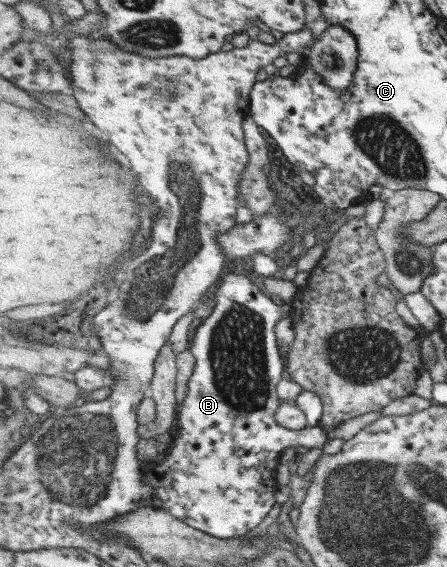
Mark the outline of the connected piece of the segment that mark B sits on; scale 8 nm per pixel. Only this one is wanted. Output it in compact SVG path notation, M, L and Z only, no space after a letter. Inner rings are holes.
M234 271L232 275L228 275L223 280L223 285L219 287L217 294L217 305L212 312L212 315L207 318L198 328L193 340L190 342L190 349L196 356L197 366L190 379L188 385L187 397L179 407L179 429L174 447L170 449L168 457L157 465L150 465L145 468L147 483L154 486L156 490L155 500L157 506L161 509L168 510L172 515L185 521L188 525L196 529L205 531L210 535L219 538L238 538L242 535L248 535L250 531L254 531L258 525L262 525L272 509L278 509L278 491L280 491L280 483L277 478L279 467L282 464L281 455L285 449L289 447L298 447L302 445L308 448L319 447L323 448L328 443L329 433L321 426L309 427L305 430L292 430L286 428L277 420L278 410L281 408L283 401L278 395L278 385L284 377L287 363L284 362L284 357L280 353L279 337L276 337L276 329L280 321L292 316L294 311L294 304L286 303L285 305L278 305L272 297L268 297L246 272Z

